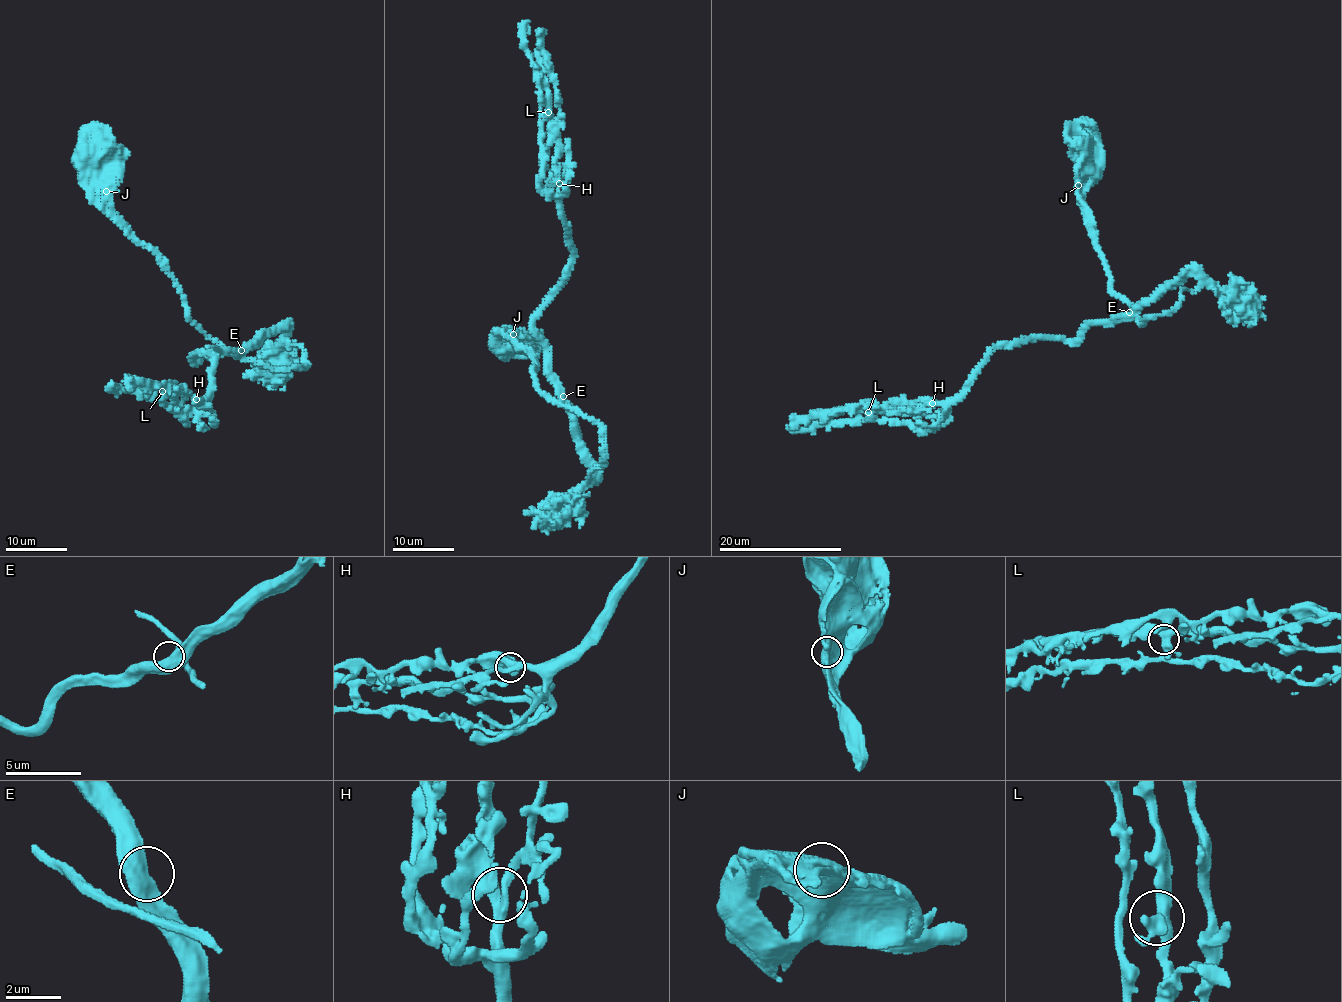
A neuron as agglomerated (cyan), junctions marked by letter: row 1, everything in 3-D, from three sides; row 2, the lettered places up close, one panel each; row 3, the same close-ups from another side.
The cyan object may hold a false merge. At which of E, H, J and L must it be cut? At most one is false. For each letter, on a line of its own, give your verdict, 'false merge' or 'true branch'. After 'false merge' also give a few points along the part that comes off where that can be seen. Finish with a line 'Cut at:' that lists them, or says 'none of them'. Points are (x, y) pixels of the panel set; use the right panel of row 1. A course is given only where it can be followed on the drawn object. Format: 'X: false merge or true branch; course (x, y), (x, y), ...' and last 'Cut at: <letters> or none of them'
E: true branch
H: true branch
J: true branch
L: true branch
Cut at: none of them

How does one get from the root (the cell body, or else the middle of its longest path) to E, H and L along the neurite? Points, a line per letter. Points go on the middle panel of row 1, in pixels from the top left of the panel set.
E: (506, 343), (502, 349), (510, 346), (511, 333), (530, 351), (542, 393), (557, 403), (563, 396)
H: (506, 343), (511, 333), (527, 347), (534, 383), (560, 401), (550, 347), (534, 327), (572, 257), (559, 183)
L: (506, 343), (511, 333), (527, 347), (534, 383), (560, 401), (534, 327), (573, 253), (548, 112)

